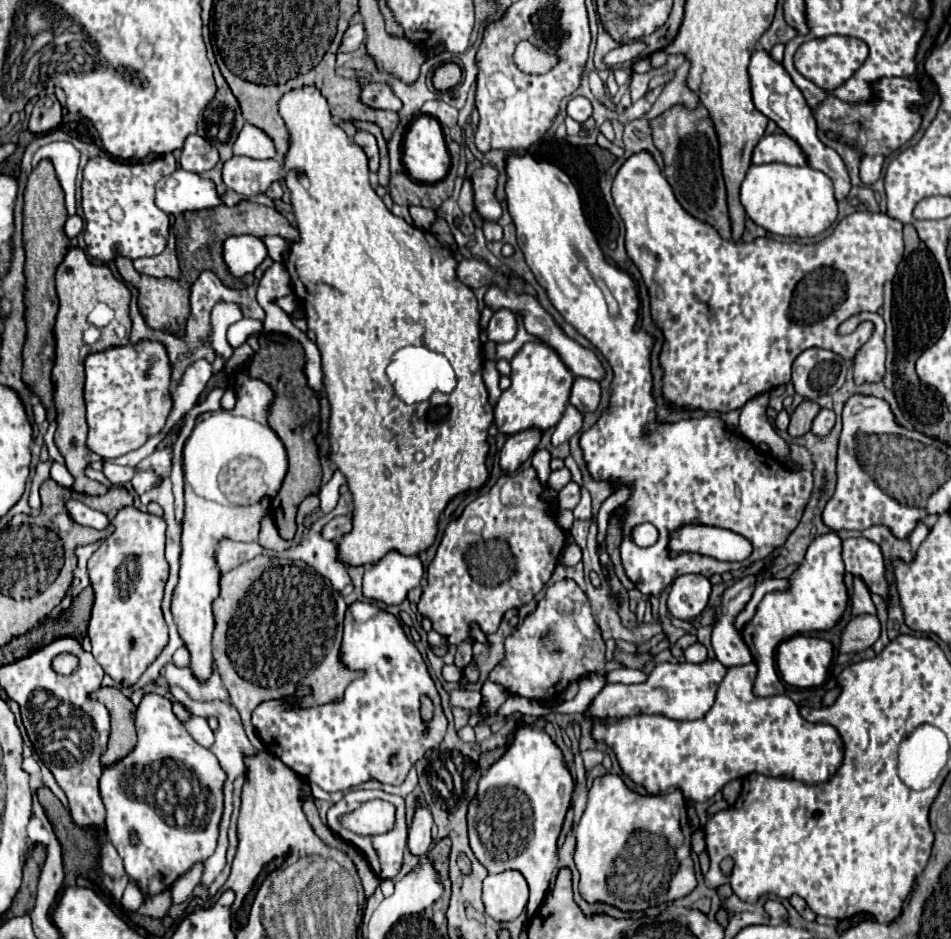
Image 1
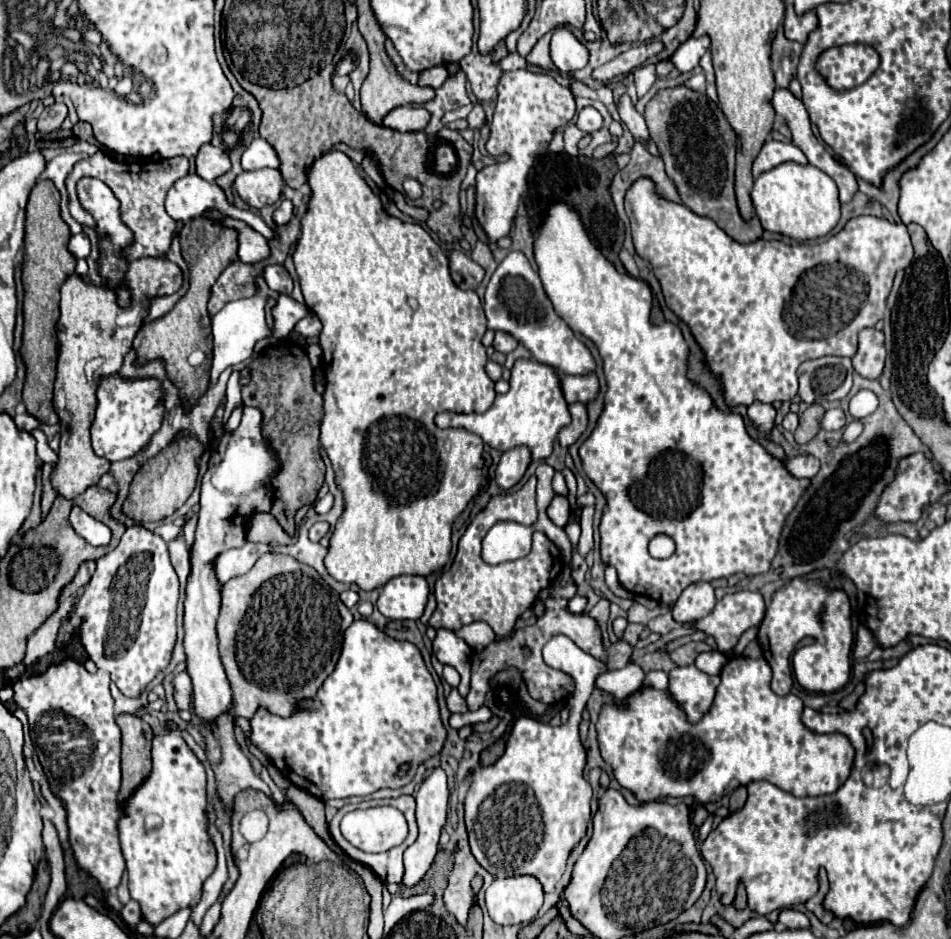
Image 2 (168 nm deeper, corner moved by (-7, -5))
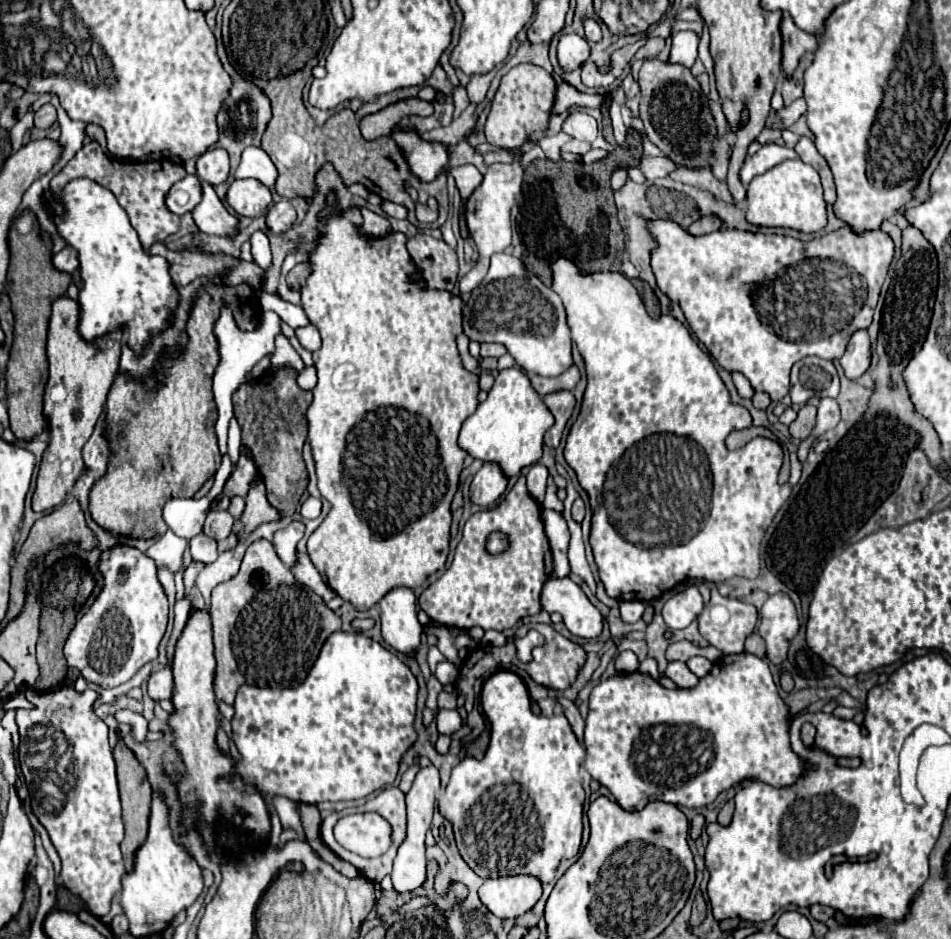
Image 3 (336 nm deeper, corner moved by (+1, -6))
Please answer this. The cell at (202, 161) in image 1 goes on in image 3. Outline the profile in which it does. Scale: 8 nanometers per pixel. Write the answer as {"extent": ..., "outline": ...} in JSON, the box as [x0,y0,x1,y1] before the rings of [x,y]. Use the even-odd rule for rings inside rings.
{"extent":[197,149,229,185],"outline":[[[209,149],[197,161],[197,173],[211,185],[225,183],[229,177],[229,155],[225,149]]]}

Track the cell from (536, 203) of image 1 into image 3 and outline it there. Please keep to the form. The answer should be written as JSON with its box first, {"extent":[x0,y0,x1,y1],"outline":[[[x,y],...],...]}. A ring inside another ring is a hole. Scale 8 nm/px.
{"extent":[553,257,793,601],"outline":[[[561,257],[553,265],[553,289],[565,303],[567,323],[571,327],[573,343],[577,345],[577,349],[579,349],[583,361],[585,361],[585,369],[587,369],[587,389],[585,389],[585,395],[583,395],[581,413],[579,413],[577,421],[573,423],[573,427],[569,431],[569,437],[567,437],[565,459],[567,459],[569,467],[573,467],[573,471],[579,473],[579,485],[589,495],[591,511],[593,511],[589,541],[591,541],[591,547],[593,547],[595,563],[599,567],[599,579],[603,581],[607,595],[617,599],[617,601],[651,601],[651,599],[659,599],[665,591],[673,589],[677,583],[697,579],[697,577],[705,577],[713,583],[721,583],[721,581],[731,579],[731,577],[745,577],[745,579],[759,577],[759,563],[761,563],[759,545],[761,545],[761,539],[763,539],[767,527],[771,525],[773,517],[781,509],[781,505],[787,501],[789,491],[793,487],[791,481],[785,483],[785,485],[777,483],[777,475],[779,475],[779,469],[781,469],[781,463],[783,463],[783,447],[777,441],[771,441],[771,439],[765,439],[765,437],[755,437],[753,441],[749,441],[745,447],[741,447],[737,451],[729,451],[725,447],[727,433],[731,433],[735,429],[751,427],[749,411],[743,405],[731,403],[729,391],[727,391],[725,383],[721,381],[715,365],[711,363],[709,355],[693,341],[693,337],[683,327],[683,323],[679,323],[671,315],[663,315],[659,319],[649,317],[639,293],[635,291],[631,281],[627,277],[623,277],[623,273],[589,273],[587,277],[583,277],[579,273],[579,269],[575,269],[575,265],[571,265],[571,261]],[[699,451],[703,453],[701,463],[699,463],[699,457],[697,457]],[[681,459],[685,459],[685,461],[681,461]],[[661,461],[663,461],[663,469],[657,469],[657,467],[661,467]],[[651,467],[653,467],[655,473],[659,473],[659,477],[655,477],[655,481],[651,481],[651,489],[647,491],[641,479],[639,479],[637,489],[635,489],[635,471],[651,471]],[[699,467],[709,469],[711,479],[705,473],[705,469],[699,469]],[[705,497],[707,497],[707,501],[711,497],[709,519],[707,519]],[[679,511],[683,511],[683,513],[679,513]]]}

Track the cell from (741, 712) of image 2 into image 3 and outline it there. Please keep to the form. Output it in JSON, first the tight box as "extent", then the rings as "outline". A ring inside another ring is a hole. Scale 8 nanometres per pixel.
{"extent":[585,653,803,811],"outline":[[[737,653],[737,655],[721,657],[719,661],[713,663],[713,669],[703,679],[699,679],[699,683],[693,689],[665,689],[657,679],[643,675],[639,671],[635,671],[635,673],[615,673],[613,677],[603,679],[591,691],[591,697],[589,697],[589,713],[587,713],[587,719],[585,719],[585,747],[587,747],[585,769],[589,771],[589,775],[593,779],[597,779],[601,785],[605,785],[611,791],[611,795],[617,799],[617,803],[625,811],[643,809],[649,801],[665,801],[665,803],[671,803],[671,805],[697,809],[697,807],[713,803],[715,797],[721,791],[731,789],[733,785],[741,783],[743,779],[763,781],[763,783],[769,783],[769,785],[775,785],[775,787],[793,785],[799,779],[799,773],[803,773],[803,765],[801,765],[799,757],[795,757],[795,753],[791,753],[787,731],[789,731],[789,707],[779,697],[779,691],[775,687],[769,665],[763,659],[759,659],[757,655]]]}

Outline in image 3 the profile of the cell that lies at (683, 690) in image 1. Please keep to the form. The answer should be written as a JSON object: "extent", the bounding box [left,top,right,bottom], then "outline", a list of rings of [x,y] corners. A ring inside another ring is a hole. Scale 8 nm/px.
{"extent":[665,661,699,689],"outline":[[[671,661],[671,663],[667,665],[667,669],[665,669],[665,675],[667,675],[677,687],[681,687],[681,689],[695,687],[697,681],[699,681],[699,677],[693,675],[683,661]]]}

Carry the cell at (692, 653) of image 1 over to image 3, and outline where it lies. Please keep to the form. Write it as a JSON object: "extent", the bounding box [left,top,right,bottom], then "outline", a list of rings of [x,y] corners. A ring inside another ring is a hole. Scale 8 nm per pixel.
{"extent":[687,657,713,677],"outline":[[[691,657],[691,659],[687,661],[687,667],[689,667],[697,677],[705,677],[705,675],[711,671],[713,663],[711,663],[709,659],[705,659],[705,657]]]}

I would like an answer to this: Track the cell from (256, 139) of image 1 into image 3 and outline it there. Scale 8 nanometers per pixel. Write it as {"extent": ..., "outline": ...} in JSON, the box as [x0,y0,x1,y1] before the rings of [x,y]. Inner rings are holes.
{"extent":[235,147,277,187],"outline":[[[247,147],[235,171],[235,179],[257,179],[267,187],[277,181],[277,167],[261,147]]]}

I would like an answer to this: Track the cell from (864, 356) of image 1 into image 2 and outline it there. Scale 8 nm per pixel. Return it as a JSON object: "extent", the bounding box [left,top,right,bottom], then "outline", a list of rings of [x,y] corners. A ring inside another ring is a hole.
{"extent":[853,328,885,380],"outline":[[[863,328],[859,332],[859,350],[853,356],[853,368],[869,380],[881,376],[885,366],[884,334],[877,328]]]}

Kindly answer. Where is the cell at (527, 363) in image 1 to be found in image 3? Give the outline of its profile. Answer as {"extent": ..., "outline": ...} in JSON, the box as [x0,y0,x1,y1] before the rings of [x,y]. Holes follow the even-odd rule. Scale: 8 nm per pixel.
{"extent":[459,369,553,477],"outline":[[[503,369],[495,377],[495,385],[489,391],[485,403],[463,423],[459,433],[459,447],[473,459],[497,463],[507,477],[517,475],[523,467],[533,465],[543,453],[543,435],[553,425],[551,411],[543,405],[543,399],[531,389],[529,377],[521,369]]]}

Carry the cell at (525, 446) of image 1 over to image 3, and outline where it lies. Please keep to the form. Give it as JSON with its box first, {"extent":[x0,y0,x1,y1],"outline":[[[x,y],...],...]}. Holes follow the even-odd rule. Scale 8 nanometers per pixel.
{"extent":[469,463,507,507],"outline":[[[483,463],[469,487],[469,499],[479,507],[489,507],[505,491],[507,477],[495,463]]]}

